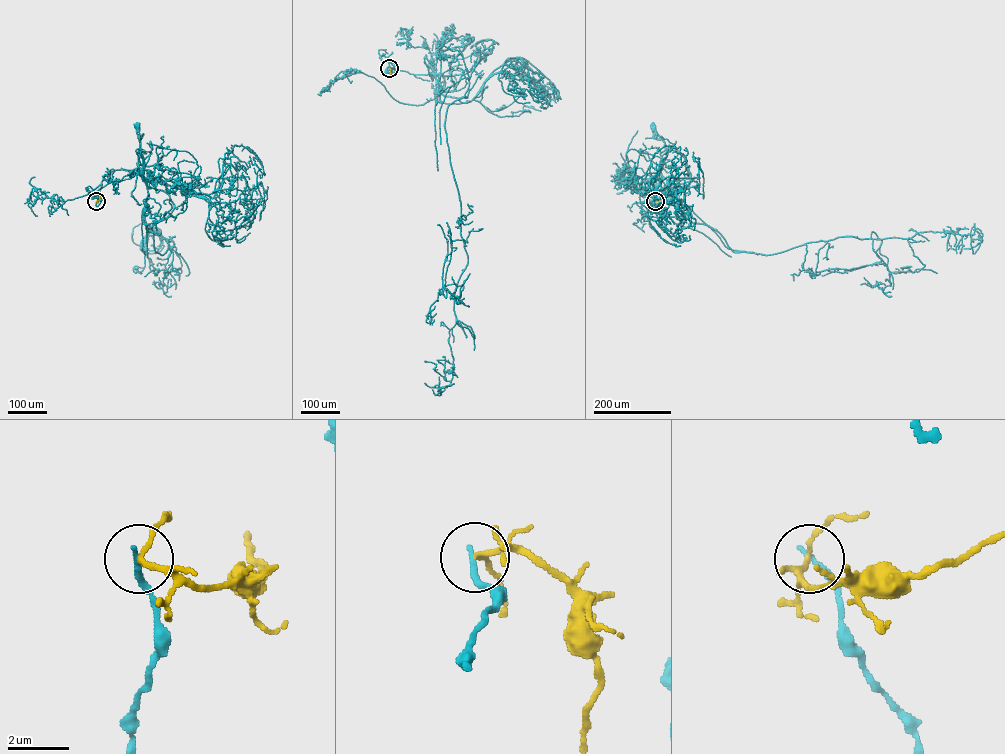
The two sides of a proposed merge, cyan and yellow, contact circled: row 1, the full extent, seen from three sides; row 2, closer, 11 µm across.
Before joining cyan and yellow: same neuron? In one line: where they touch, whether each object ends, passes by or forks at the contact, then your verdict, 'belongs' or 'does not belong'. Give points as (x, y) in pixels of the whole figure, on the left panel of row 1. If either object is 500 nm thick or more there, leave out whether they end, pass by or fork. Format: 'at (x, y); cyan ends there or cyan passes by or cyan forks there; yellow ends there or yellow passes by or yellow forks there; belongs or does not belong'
at (96, 201); cyan ends there; yellow passes by; does not belong

